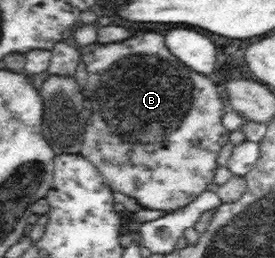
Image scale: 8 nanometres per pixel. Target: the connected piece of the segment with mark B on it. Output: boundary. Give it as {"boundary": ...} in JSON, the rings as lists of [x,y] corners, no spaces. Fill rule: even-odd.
{"boundary":[[[146,32],[142,36],[132,36],[123,42],[114,42],[114,44],[100,44],[98,42],[79,48],[81,58],[86,64],[86,85],[89,90],[88,98],[91,103],[91,113],[89,118],[85,118],[85,130],[83,132],[83,143],[80,154],[87,158],[101,175],[105,178],[108,187],[113,192],[120,192],[126,197],[136,199],[138,204],[146,209],[175,211],[178,208],[190,204],[192,200],[208,191],[212,184],[212,175],[218,168],[216,158],[220,148],[228,141],[229,131],[222,128],[222,102],[218,96],[218,85],[213,77],[203,75],[193,71],[183,62],[180,62],[175,56],[172,56],[170,50],[164,44],[164,36],[156,32]]]}

